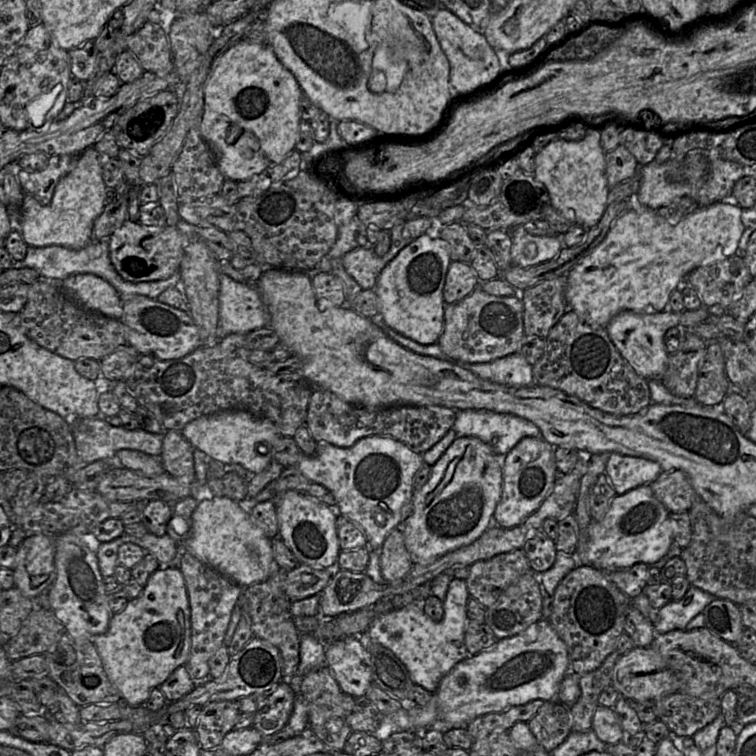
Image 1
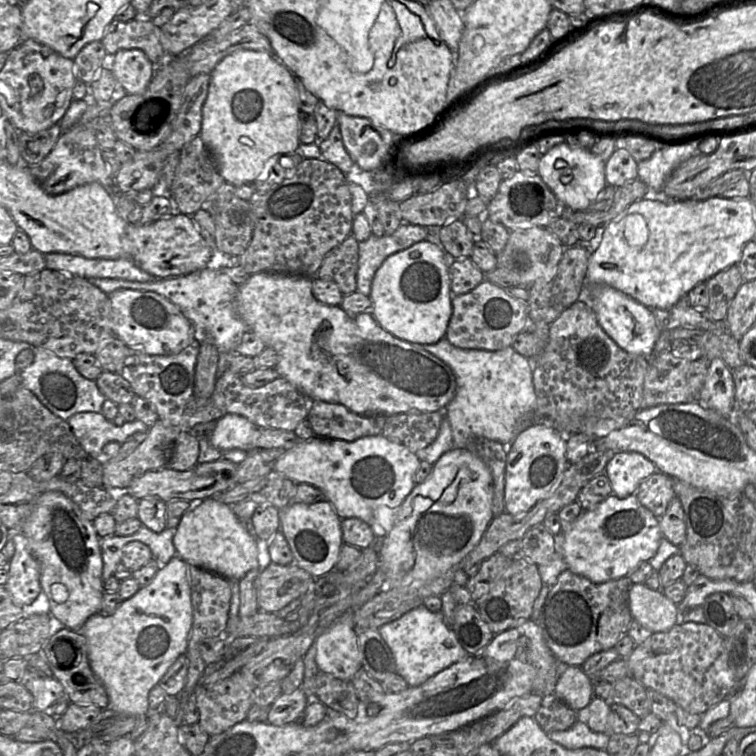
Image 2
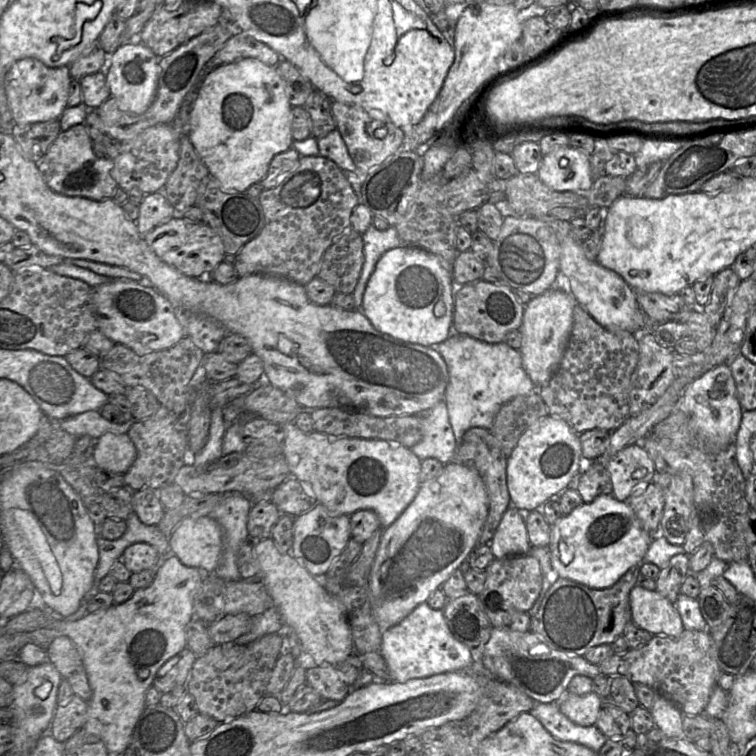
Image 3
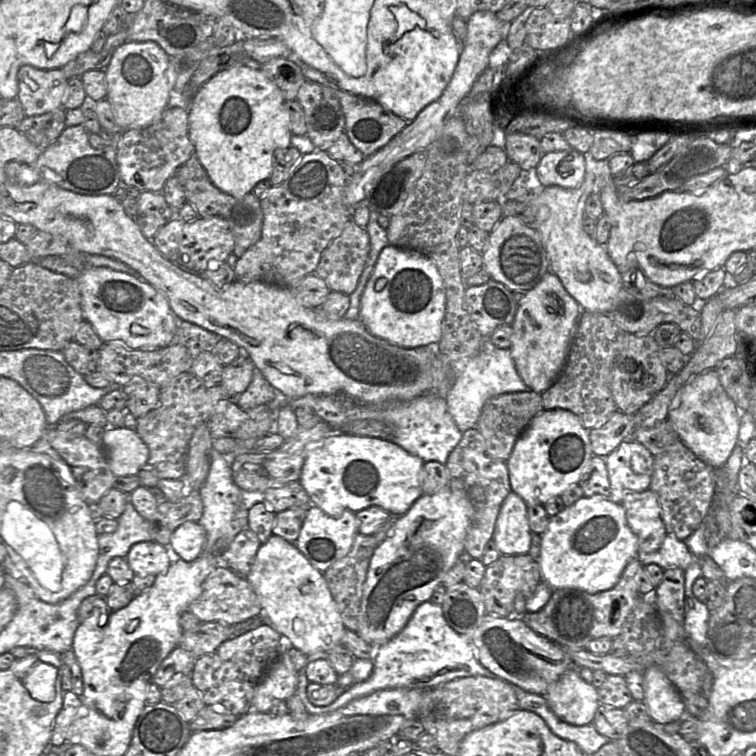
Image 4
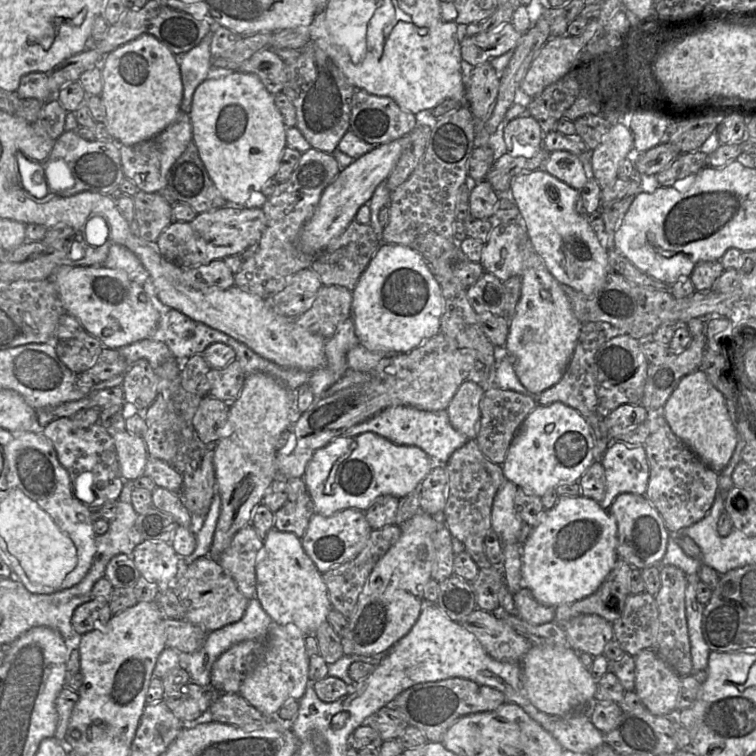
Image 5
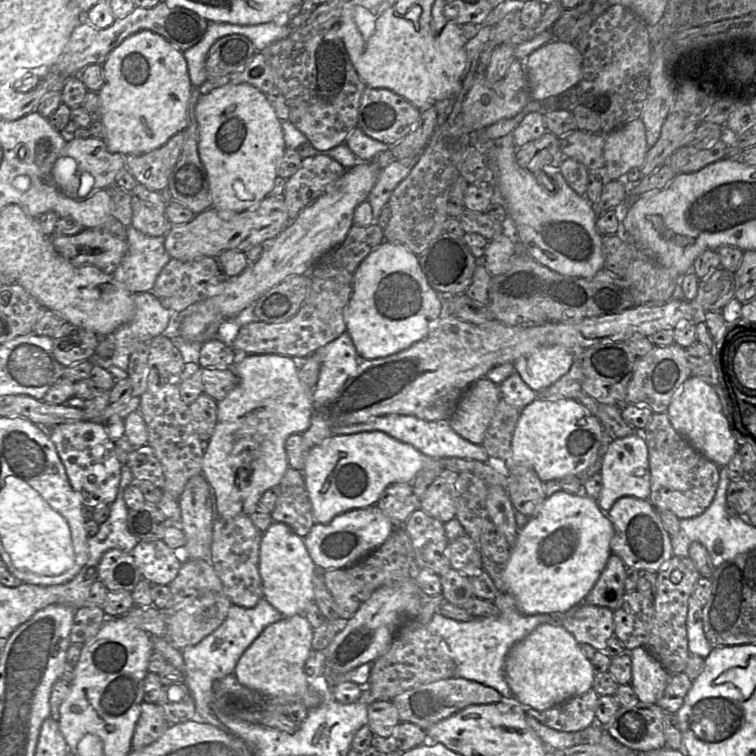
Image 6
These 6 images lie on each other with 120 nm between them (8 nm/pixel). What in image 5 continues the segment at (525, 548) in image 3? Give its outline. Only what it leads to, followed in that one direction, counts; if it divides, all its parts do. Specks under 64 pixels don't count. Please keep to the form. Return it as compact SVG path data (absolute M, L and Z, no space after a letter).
M506 480L494 497L491 512L491 529L502 545L518 543L523 524L516 512L514 498L517 486Z

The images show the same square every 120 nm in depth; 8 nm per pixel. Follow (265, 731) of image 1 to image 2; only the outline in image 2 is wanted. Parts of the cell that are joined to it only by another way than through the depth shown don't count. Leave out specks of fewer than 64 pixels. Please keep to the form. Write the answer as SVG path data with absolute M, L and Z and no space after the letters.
M301 687L291 693L281 693L269 707L267 723L283 726L293 723L304 712L310 699Z

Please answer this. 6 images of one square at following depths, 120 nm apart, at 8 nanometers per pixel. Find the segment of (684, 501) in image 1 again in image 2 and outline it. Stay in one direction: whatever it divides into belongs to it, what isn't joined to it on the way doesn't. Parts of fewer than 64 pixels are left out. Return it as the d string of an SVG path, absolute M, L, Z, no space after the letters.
M658 470L643 480L634 494L639 503L657 518L665 513L670 501L676 496L672 478Z

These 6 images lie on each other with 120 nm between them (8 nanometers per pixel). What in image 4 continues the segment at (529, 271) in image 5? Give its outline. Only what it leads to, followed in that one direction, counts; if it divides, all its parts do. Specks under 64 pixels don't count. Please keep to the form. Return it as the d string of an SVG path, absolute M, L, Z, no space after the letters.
M551 270L523 294L511 324L513 334L509 350L519 376L530 390L542 394L561 374L582 311Z

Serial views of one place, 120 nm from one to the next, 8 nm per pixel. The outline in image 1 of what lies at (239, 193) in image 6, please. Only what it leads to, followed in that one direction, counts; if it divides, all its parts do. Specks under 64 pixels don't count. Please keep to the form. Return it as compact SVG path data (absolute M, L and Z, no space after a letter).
M242 38L215 59L204 84L204 106L200 131L211 148L225 178L243 181L275 166L292 151L301 122L300 101L303 92L294 75L283 66L268 44Z

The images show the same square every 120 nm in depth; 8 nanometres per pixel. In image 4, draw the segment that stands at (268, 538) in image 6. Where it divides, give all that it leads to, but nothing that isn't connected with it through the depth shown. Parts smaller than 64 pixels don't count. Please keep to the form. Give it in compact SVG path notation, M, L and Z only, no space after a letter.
M272 534L259 547L249 575L246 577L260 605L261 616L286 643L315 660L342 644L345 633L338 606L324 574L316 569L294 543Z

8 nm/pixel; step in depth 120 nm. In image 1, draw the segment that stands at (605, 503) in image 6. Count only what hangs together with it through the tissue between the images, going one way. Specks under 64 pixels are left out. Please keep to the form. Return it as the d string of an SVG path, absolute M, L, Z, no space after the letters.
M612 452L606 462L605 474L617 495L641 485L649 485L662 472L654 461Z

